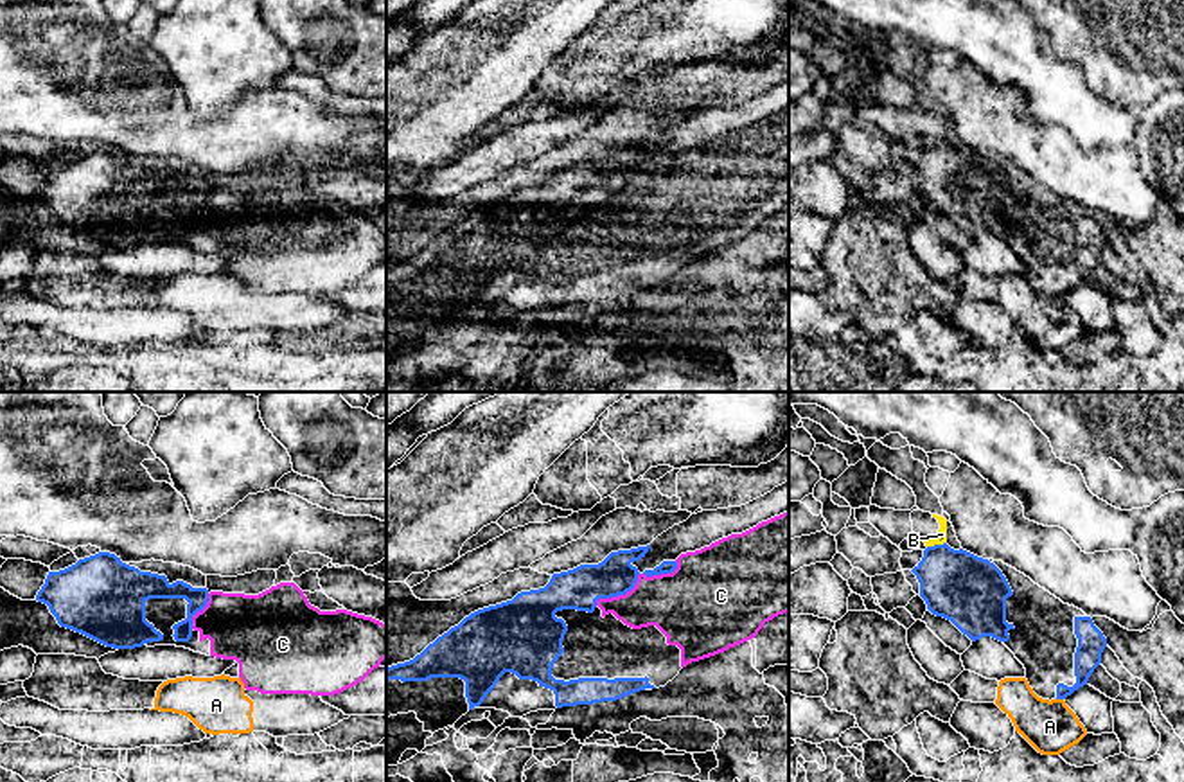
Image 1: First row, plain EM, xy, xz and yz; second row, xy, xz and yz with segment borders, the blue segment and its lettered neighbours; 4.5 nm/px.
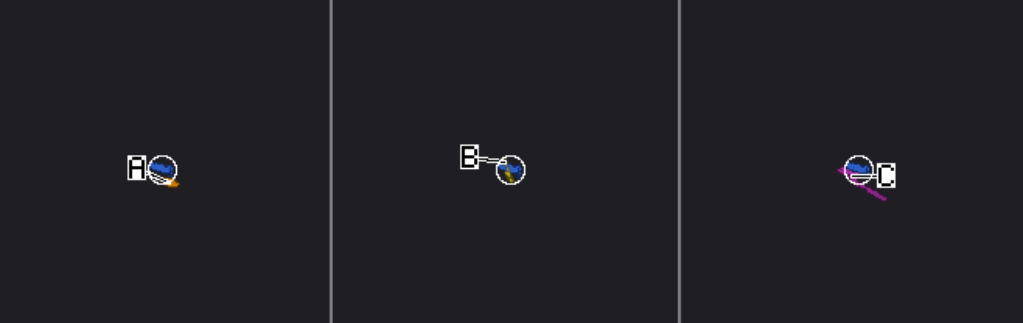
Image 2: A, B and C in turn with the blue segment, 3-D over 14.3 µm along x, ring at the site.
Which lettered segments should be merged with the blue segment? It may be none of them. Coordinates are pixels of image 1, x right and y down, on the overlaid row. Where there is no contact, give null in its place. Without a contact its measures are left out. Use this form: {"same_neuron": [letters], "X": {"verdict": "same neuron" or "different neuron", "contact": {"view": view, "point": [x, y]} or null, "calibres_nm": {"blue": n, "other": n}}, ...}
{"same_neuron": [], "A": {"verdict": "different neuron", "contact": {"view": "yz", "point": [1060, 698]}, "calibres_nm": {"blue": 120, "other": 240}}, "B": {"verdict": "different neuron", "contact": {"view": "yz", "point": [935, 545]}, "calibres_nm": {"blue": 320, "other": 50}}, "C": {"verdict": "different neuron", "contact": {"view": "xz", "point": [618, 594]}, "calibres_nm": {"blue": 190, "other": 260}}}

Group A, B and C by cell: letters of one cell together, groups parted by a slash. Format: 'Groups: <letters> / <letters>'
Groups: A / B / C

